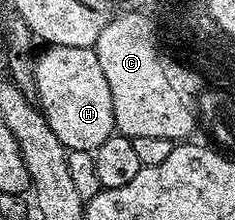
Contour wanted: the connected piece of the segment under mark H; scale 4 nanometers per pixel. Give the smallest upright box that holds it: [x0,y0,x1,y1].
[33,45,117,152]

